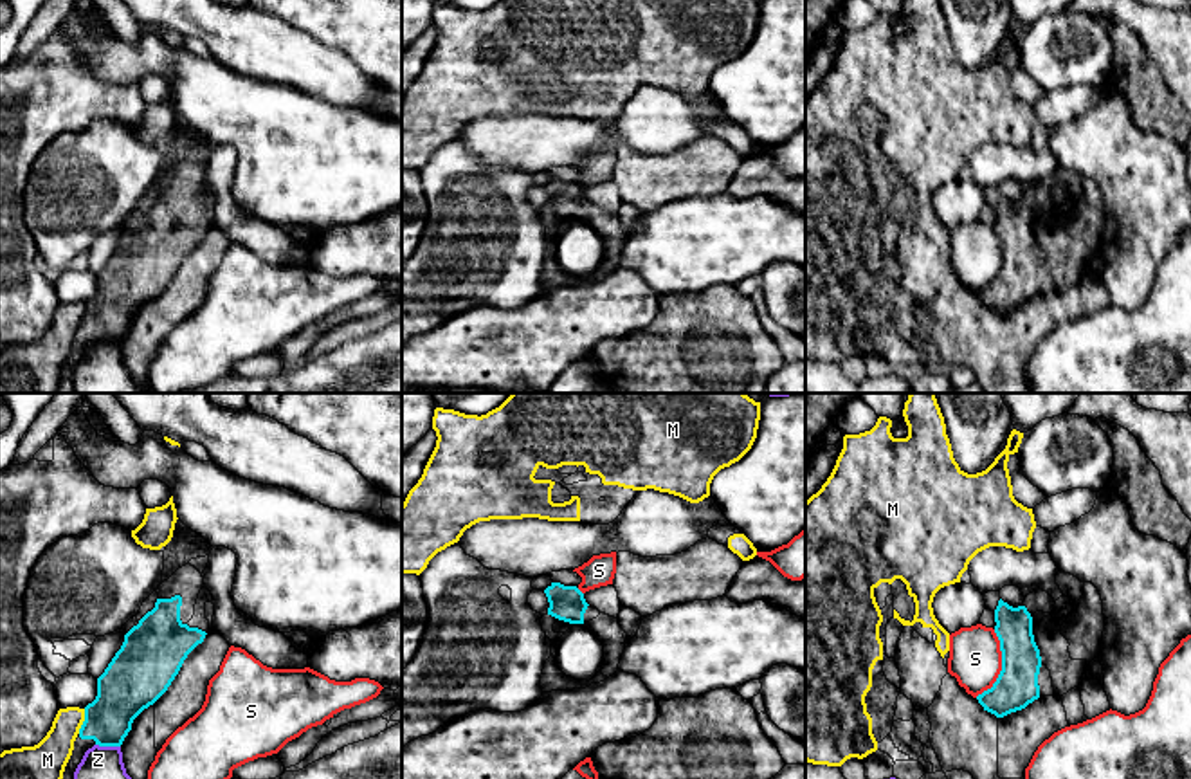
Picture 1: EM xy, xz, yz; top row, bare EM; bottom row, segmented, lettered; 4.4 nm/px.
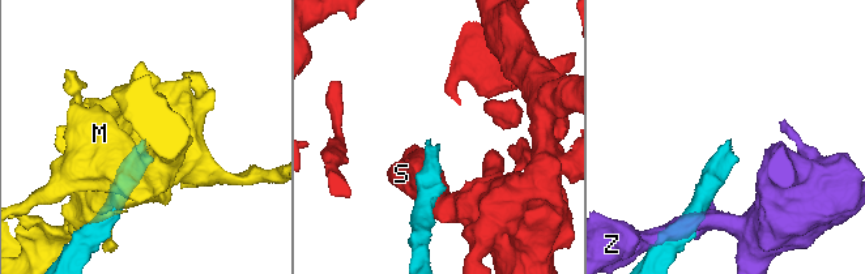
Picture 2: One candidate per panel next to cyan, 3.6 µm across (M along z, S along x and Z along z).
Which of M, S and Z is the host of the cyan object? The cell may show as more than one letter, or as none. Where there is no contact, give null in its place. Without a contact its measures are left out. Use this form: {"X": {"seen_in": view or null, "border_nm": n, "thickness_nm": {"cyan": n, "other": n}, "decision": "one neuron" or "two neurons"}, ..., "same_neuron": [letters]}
{"M": {"seen_in": "xy", "border_nm": 120, "thickness_nm": {"cyan": 240, "other": 180}, "decision": "two neurons"}, "S": {"seen_in": "yz", "border_nm": 320, "thickness_nm": {"cyan": 190, "other": 240}, "decision": "two neurons"}, "Z": {"seen_in": "xy", "border_nm": 110, "thickness_nm": {"cyan": 240, "other": 280}, "decision": "two neurons"}, "same_neuron": []}

